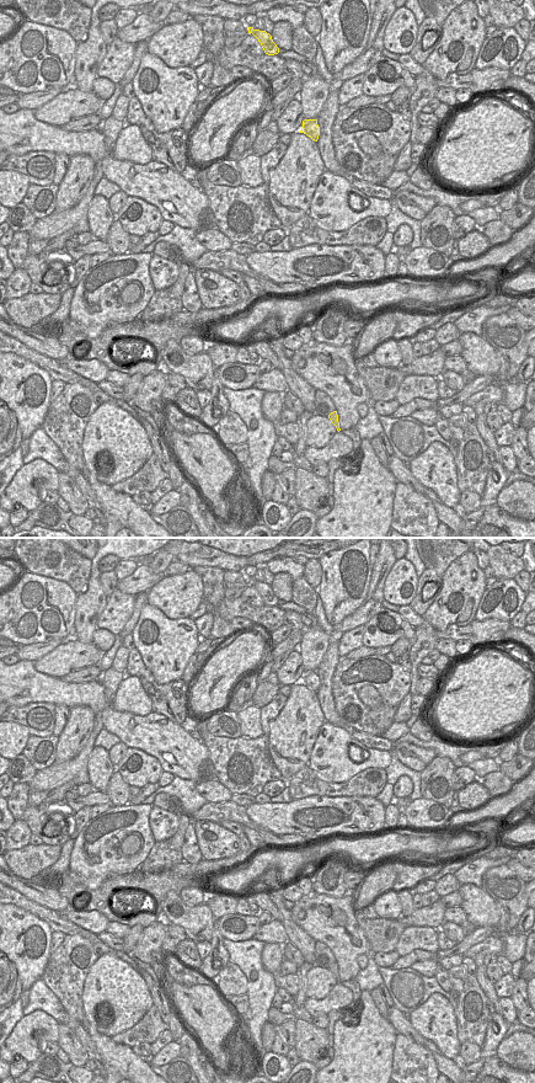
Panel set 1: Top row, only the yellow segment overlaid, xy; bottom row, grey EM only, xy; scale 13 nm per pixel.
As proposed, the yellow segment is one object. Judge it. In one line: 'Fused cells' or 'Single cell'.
Single cell.

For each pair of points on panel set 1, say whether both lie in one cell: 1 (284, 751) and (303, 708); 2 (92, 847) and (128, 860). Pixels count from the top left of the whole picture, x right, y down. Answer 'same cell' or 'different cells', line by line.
1: same cell
2: same cell

